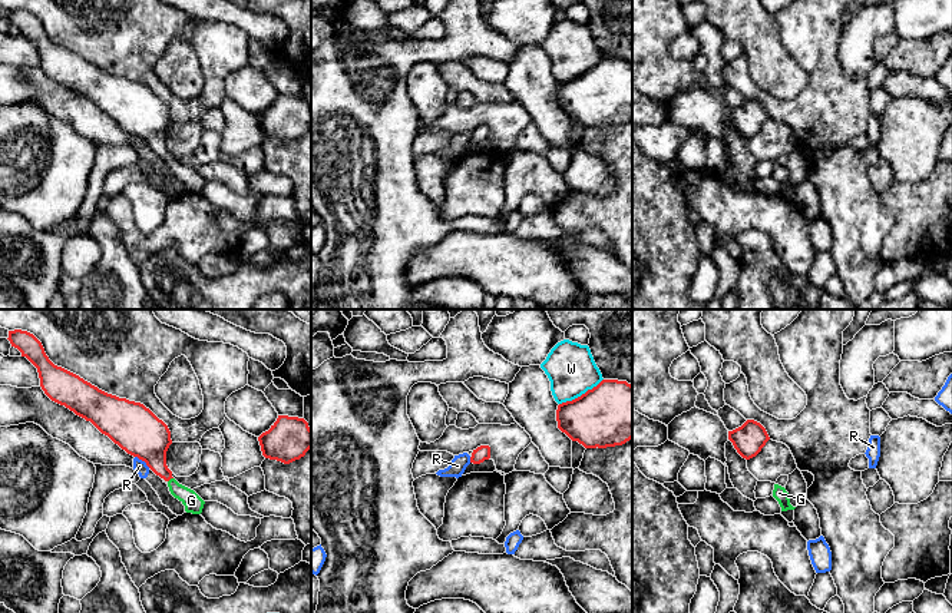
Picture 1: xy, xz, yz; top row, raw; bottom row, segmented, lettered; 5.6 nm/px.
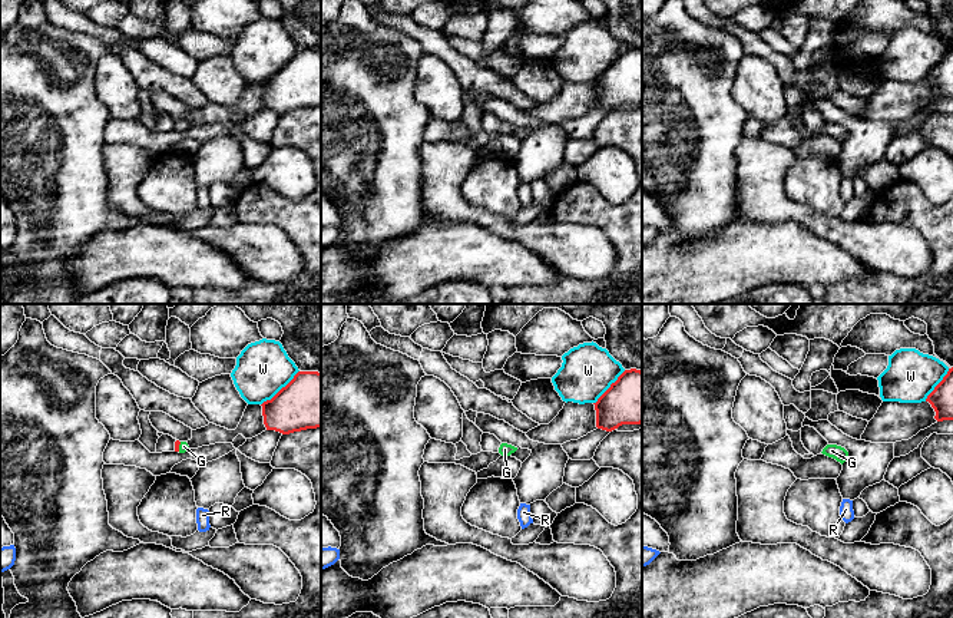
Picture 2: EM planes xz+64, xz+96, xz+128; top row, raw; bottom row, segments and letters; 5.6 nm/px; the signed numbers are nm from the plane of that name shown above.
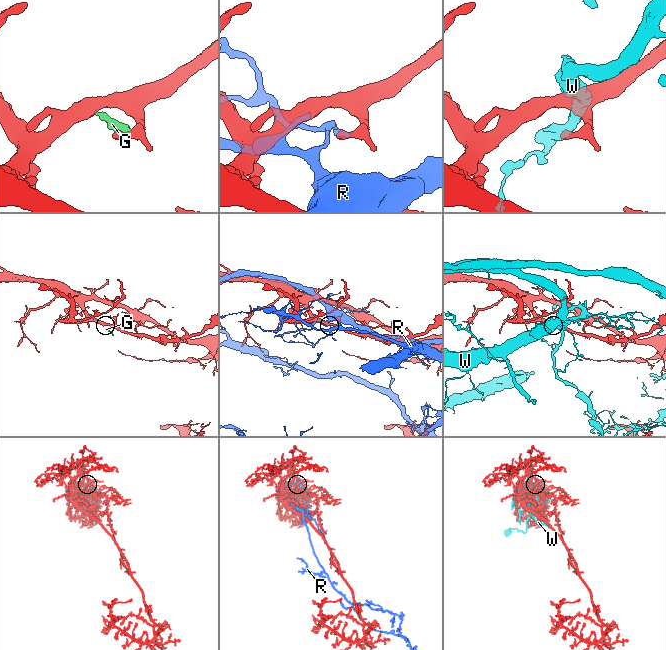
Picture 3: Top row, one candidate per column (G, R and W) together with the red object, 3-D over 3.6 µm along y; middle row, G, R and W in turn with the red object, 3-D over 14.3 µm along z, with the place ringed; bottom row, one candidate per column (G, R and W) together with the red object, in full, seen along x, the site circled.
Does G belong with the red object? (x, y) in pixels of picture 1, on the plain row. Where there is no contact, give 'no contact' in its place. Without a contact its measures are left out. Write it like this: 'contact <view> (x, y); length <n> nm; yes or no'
contact xy (169, 158); length 40 nm; yes

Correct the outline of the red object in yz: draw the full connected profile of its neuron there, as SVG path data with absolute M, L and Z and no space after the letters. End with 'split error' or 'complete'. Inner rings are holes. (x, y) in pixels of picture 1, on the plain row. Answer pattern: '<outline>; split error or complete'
M747 99L741 106L728 110L728 119L743 137L750 139L761 130L770 116L760 102Z; complete

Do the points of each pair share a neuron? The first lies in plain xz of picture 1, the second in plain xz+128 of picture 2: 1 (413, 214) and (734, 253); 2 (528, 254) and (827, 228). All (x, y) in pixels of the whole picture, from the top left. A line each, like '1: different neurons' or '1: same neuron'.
1: different neurons
2: different neurons

